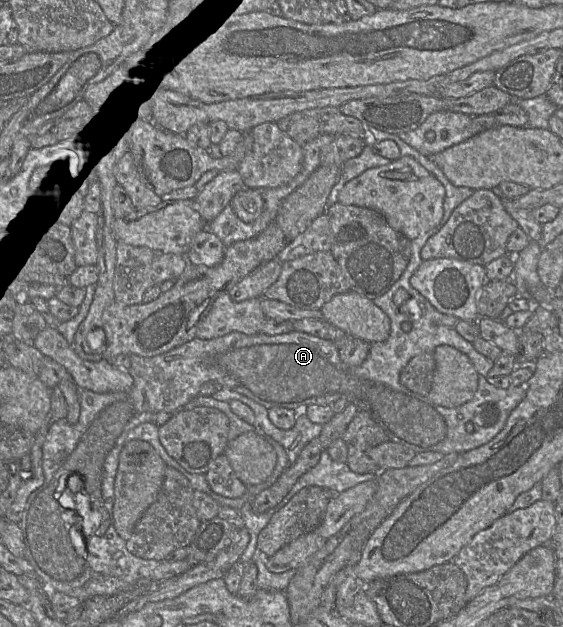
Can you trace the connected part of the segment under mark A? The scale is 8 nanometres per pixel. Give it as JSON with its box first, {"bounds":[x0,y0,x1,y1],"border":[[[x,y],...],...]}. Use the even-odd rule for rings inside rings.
{"bounds":[17,126,525,601],"border":[[[365,126],[364,140],[366,145],[360,155],[341,166],[340,178],[331,189],[327,208],[339,201],[339,192],[348,181],[367,169],[391,162],[374,153],[371,148],[372,143],[384,140],[394,141],[401,157],[414,158],[445,188],[444,212],[440,224],[411,240],[412,253],[405,271],[386,293],[373,300],[391,321],[389,337],[385,341],[371,343],[367,358],[356,367],[341,361],[334,341],[301,331],[293,330],[278,335],[247,335],[234,331],[214,339],[195,337],[156,356],[129,354],[131,364],[128,370],[134,383],[127,391],[96,393],[79,389],[79,419],[77,423],[70,424],[62,418],[50,426],[42,447],[44,483],[29,495],[17,523],[25,545],[23,558],[32,565],[35,576],[49,591],[58,591],[84,601],[94,596],[114,595],[127,590],[140,579],[150,578],[161,561],[133,555],[114,525],[114,482],[119,454],[133,428],[142,423],[154,422],[159,412],[181,409],[199,396],[201,387],[208,381],[218,380],[222,386],[233,389],[267,409],[297,409],[310,404],[326,406],[346,398],[359,410],[370,414],[383,429],[388,441],[402,444],[416,453],[434,451],[444,455],[461,454],[491,441],[503,429],[511,411],[525,398],[525,385],[510,386],[507,389],[491,385],[487,376],[494,361],[477,352],[473,343],[464,339],[454,327],[440,324],[443,313],[435,309],[410,284],[411,276],[423,261],[420,252],[429,237],[447,222],[454,209],[468,199],[474,190],[453,185],[432,160],[395,134]],[[401,288],[410,297],[401,307],[397,307],[393,297]],[[406,321],[412,324],[408,332],[402,329]],[[440,345],[452,346],[466,354],[479,374],[478,387],[472,399],[456,408],[434,404],[427,396],[407,389],[399,379],[402,369],[414,356],[433,352]],[[493,407],[497,409],[497,415],[488,425],[488,411]],[[468,423],[473,424],[473,433],[466,430]],[[69,483],[74,485],[74,489],[69,488]]]}

